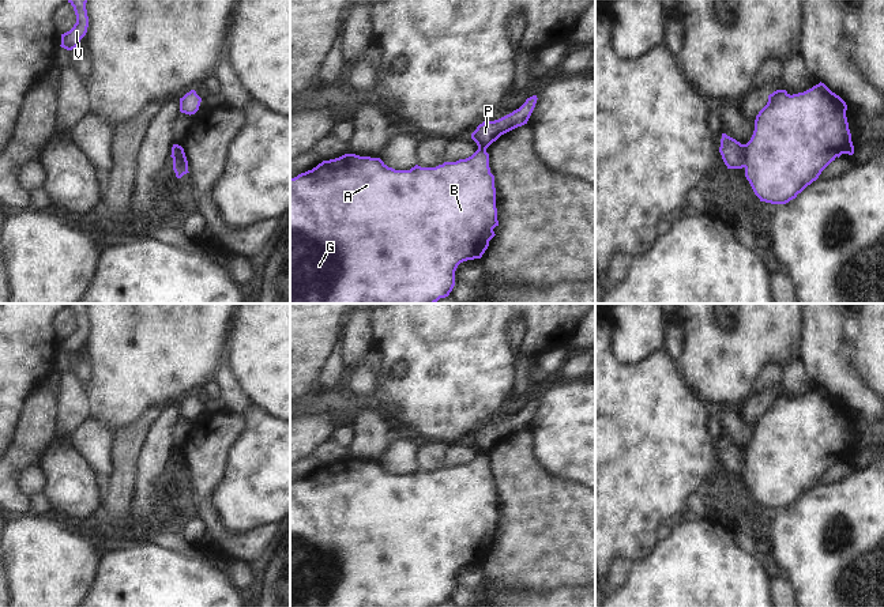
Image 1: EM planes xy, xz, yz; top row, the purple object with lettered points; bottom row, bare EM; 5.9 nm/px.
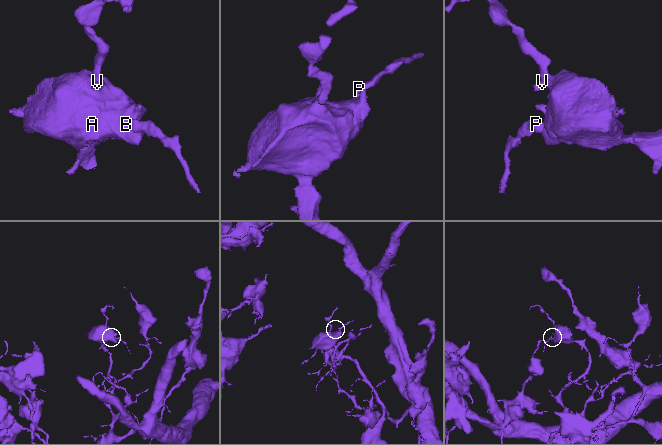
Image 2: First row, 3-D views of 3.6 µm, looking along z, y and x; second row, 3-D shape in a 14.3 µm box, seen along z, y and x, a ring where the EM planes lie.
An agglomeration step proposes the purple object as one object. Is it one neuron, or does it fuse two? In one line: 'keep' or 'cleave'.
cleave

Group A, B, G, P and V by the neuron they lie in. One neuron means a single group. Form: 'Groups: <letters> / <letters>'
Groups: A B G V / P

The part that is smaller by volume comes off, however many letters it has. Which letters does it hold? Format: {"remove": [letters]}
{"remove": ["P"]}

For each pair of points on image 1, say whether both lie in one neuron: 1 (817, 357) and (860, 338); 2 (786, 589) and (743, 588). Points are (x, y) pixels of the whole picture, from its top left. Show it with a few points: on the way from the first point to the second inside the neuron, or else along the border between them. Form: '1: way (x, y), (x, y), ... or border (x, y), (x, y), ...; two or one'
1: border (845, 324), (842, 343), (849, 364), (857, 374); two
2: border (768, 579), (770, 592); two

